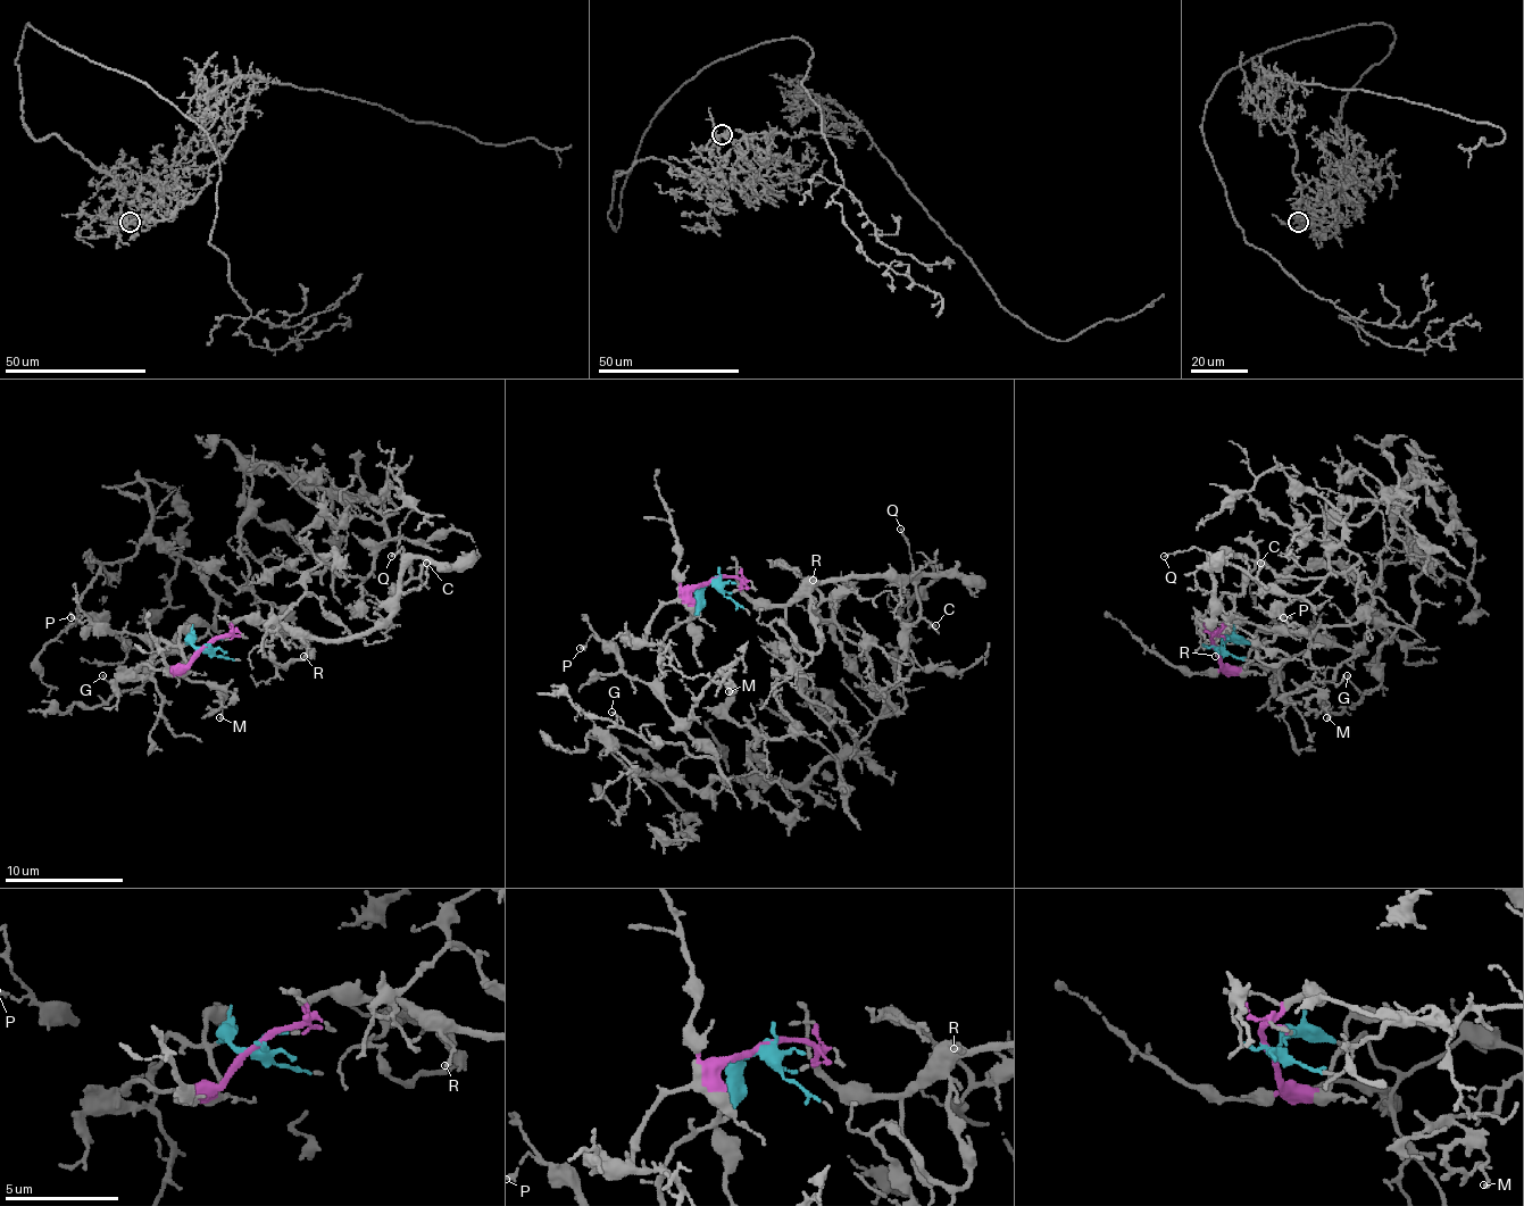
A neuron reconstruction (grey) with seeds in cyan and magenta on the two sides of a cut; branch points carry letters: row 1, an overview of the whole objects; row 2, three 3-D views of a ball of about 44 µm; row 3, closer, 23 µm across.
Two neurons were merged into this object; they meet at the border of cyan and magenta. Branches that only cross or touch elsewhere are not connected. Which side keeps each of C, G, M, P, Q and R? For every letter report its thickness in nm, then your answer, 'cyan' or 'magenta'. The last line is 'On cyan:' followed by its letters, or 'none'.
C: 220 nm thick; magenta
G: 110 nm thick; cyan
M: 150 nm thick; cyan
P: 150 nm thick; cyan
Q: 100 nm thick; magenta
R: 120 nm thick; magenta
On cyan: G, M, P

